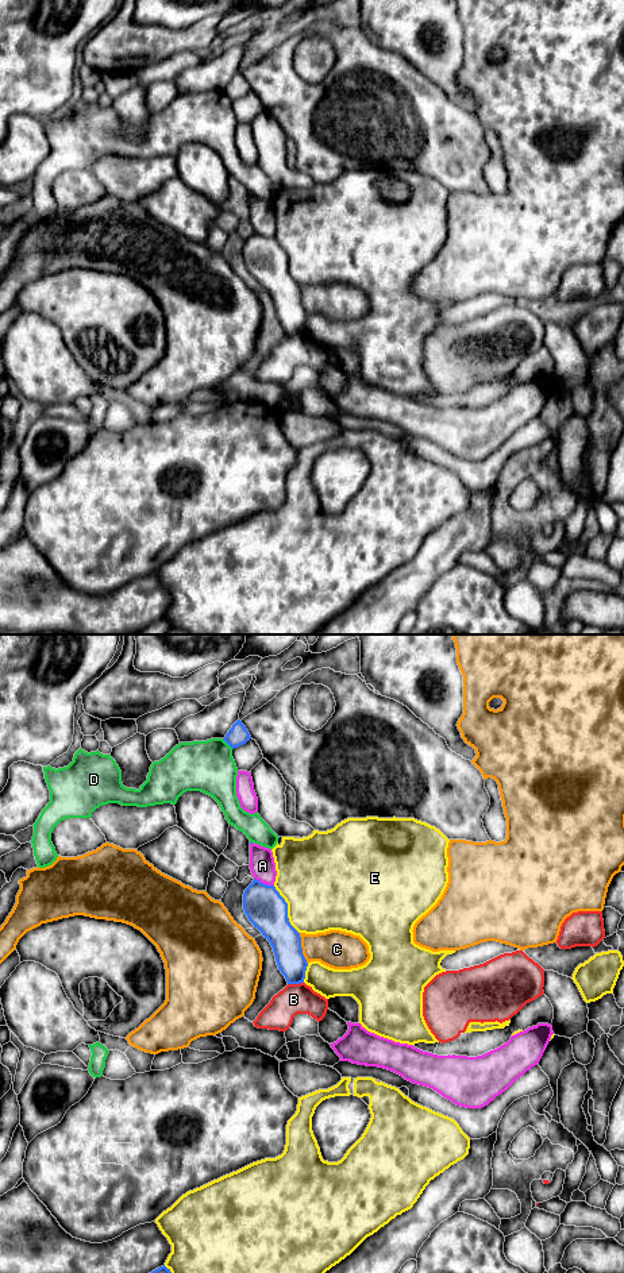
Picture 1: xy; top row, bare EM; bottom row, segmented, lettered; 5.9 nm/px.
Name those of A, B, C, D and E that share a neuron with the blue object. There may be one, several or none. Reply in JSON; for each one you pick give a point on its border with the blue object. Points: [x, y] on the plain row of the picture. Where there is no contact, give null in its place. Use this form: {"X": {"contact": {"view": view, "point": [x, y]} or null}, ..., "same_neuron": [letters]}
{"same_neuron": []}

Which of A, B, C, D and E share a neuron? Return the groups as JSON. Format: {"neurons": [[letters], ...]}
{"neurons": [["A"], ["B"], ["C"], ["D"], ["E"]]}

